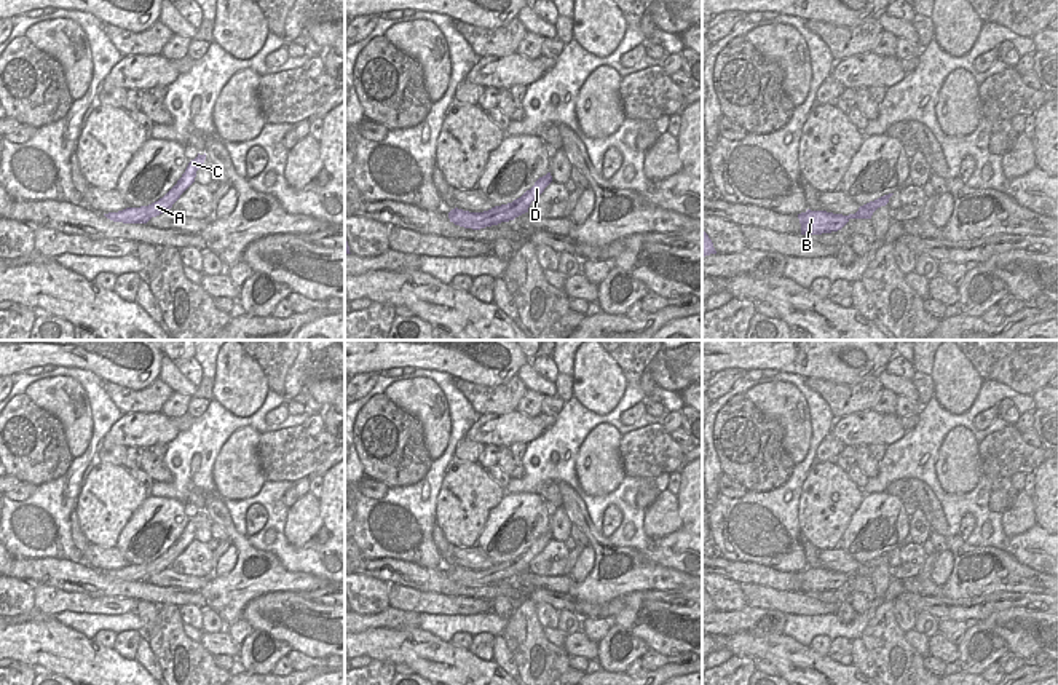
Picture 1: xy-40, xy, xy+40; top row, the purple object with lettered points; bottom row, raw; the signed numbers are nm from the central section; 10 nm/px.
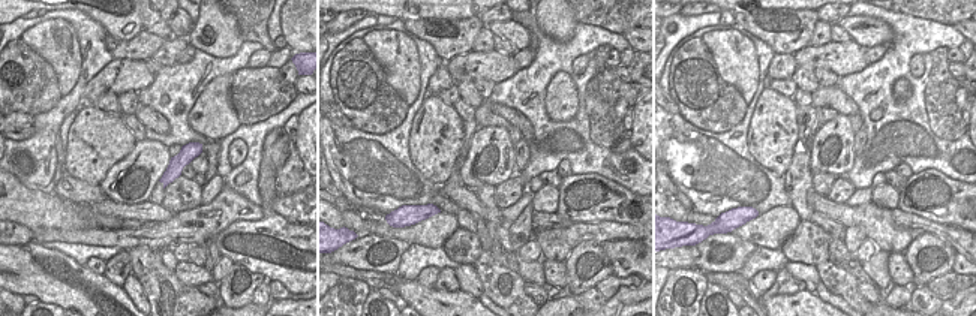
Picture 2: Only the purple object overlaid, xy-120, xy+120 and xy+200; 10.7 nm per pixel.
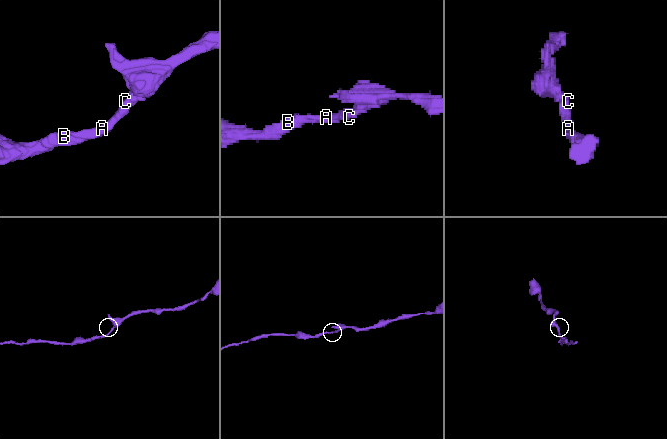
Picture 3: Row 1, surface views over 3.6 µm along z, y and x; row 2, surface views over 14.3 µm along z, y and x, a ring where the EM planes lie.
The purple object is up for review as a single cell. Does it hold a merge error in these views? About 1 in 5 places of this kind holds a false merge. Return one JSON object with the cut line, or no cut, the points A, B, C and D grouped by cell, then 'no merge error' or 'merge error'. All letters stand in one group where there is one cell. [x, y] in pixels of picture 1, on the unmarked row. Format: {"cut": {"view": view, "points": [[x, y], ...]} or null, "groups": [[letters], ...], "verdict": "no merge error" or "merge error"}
{"cut": null, "groups": [["A", "B", "C", "D"]], "verdict": "no merge error"}

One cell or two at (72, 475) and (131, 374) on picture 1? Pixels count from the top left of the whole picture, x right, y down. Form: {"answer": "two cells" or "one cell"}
{"answer": "two cells"}

